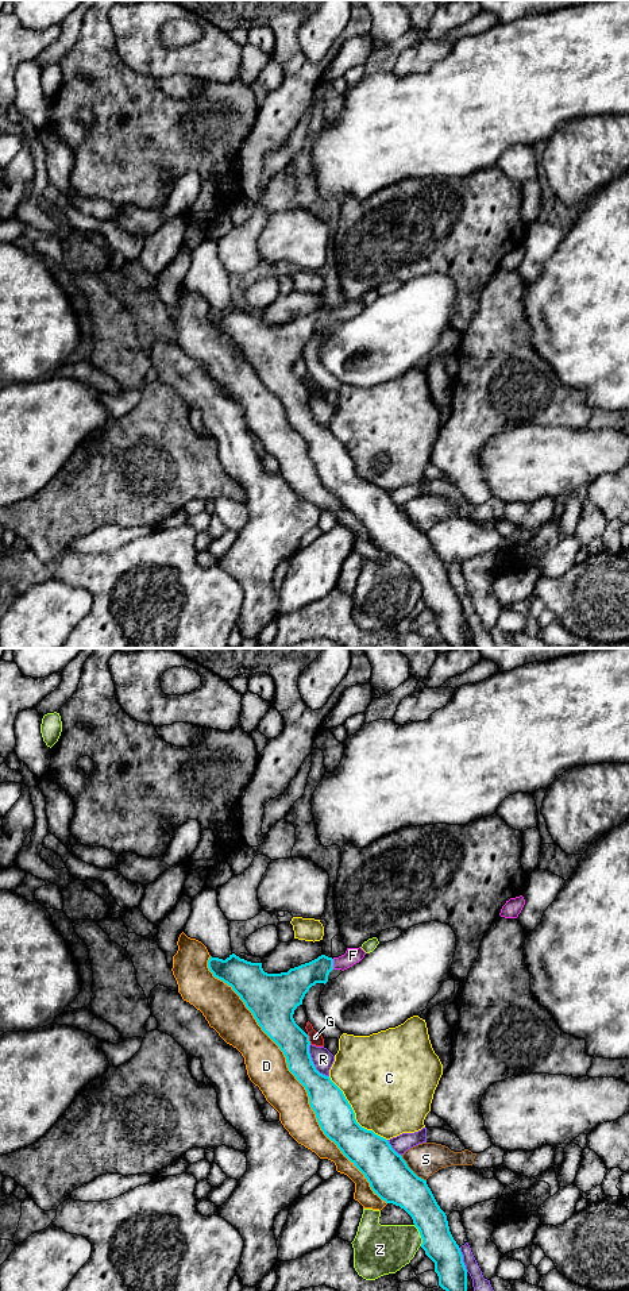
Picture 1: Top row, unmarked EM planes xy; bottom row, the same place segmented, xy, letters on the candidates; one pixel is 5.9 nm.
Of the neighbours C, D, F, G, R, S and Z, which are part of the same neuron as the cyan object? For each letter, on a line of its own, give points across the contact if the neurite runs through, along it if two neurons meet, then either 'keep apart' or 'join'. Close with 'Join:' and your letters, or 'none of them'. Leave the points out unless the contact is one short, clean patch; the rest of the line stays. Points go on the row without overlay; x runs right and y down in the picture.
C: keep apart
D: keep apart
F: across xy (296, 334), (323, 316), (332, 316), (342, 315), (352, 307) | join
G: keep apart
R: keep apart
S: keep apart
Z: keep apart
Join: F

